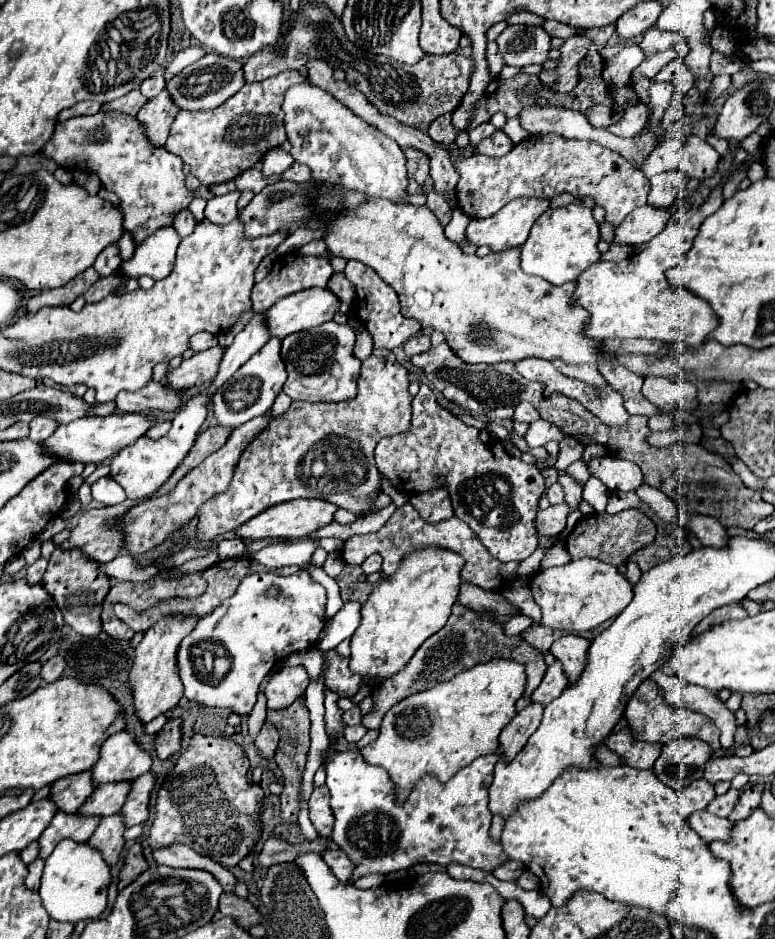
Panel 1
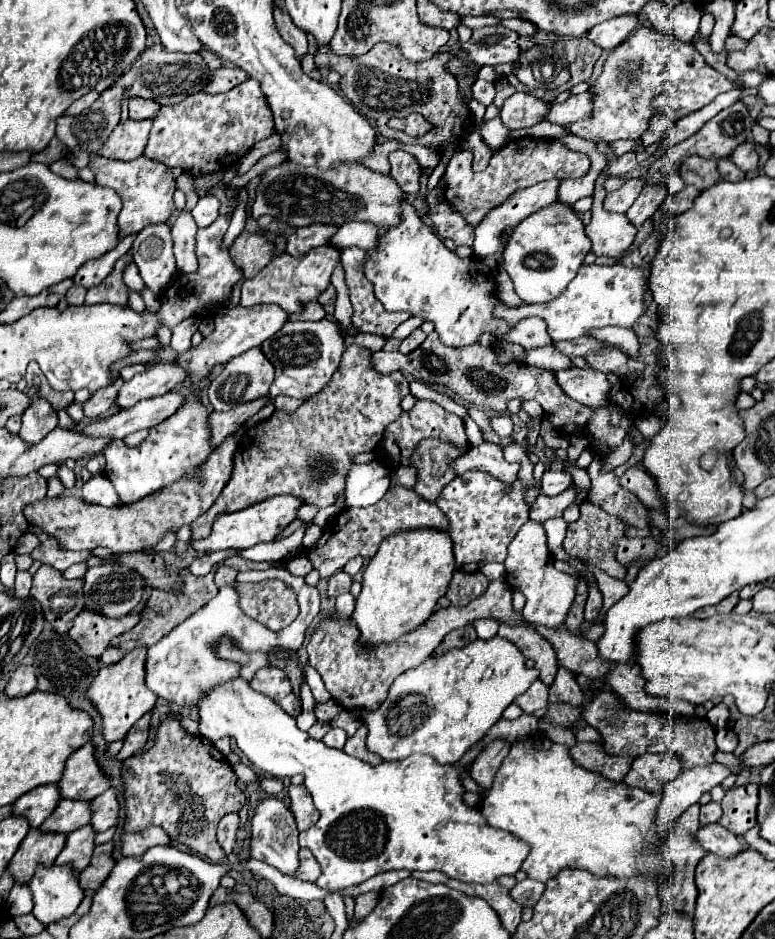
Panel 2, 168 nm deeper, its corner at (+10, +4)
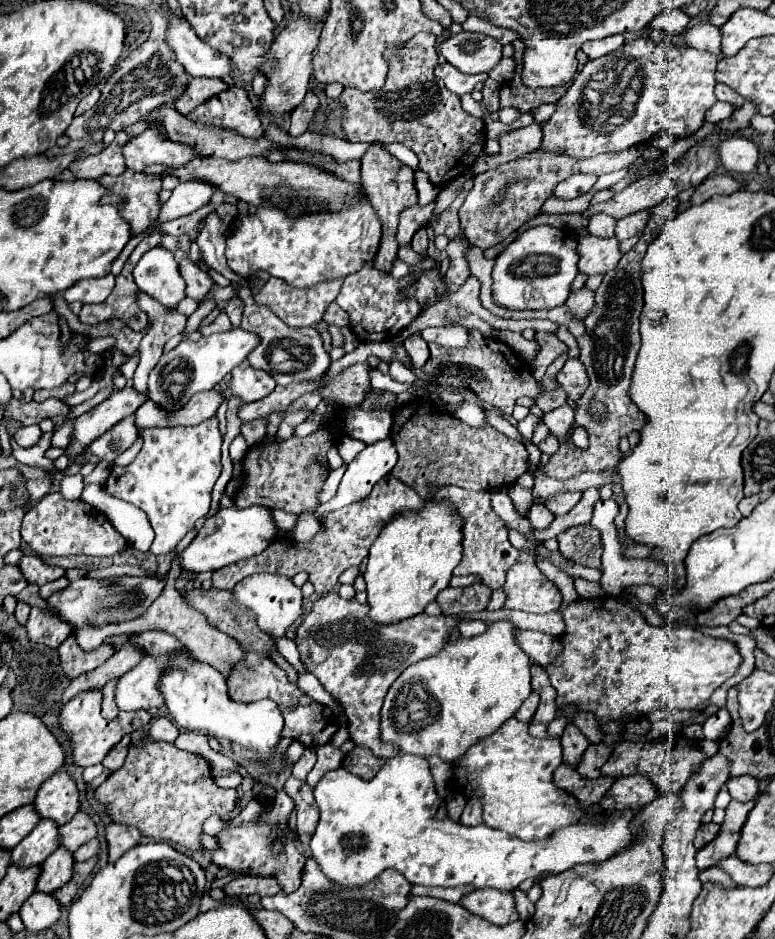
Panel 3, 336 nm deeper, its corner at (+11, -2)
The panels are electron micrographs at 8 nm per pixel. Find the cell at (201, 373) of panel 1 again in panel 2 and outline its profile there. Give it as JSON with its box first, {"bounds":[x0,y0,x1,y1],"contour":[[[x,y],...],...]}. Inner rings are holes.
{"bounds":[116,362,184,410],"contour":[[[156,362],[142,374],[136,374],[132,380],[124,382],[120,394],[116,396],[116,408],[118,410],[132,408],[138,400],[162,396],[182,382],[184,382],[184,370],[180,366],[176,366],[174,362],[170,364]]]}

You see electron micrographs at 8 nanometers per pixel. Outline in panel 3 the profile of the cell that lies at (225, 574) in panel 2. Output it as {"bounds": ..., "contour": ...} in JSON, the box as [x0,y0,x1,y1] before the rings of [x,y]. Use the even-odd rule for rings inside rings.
{"bounds":[211,476,423,594],"contour":[[[387,476],[373,486],[369,502],[349,504],[349,506],[343,506],[343,508],[331,512],[311,542],[299,544],[289,538],[275,540],[273,544],[269,544],[269,548],[265,552],[251,556],[247,560],[233,562],[225,568],[219,568],[211,578],[213,588],[217,588],[217,590],[233,588],[239,580],[243,580],[245,576],[251,576],[255,572],[269,572],[269,574],[279,574],[279,576],[285,574],[287,578],[293,578],[297,572],[307,572],[309,582],[315,586],[315,592],[327,594],[335,588],[339,574],[345,568],[361,564],[361,560],[367,556],[371,544],[375,542],[375,538],[379,536],[383,526],[387,526],[389,520],[393,520],[395,516],[399,516],[403,512],[419,512],[421,508],[423,508],[423,500],[417,496],[417,492],[413,488],[409,488],[407,484],[403,484],[401,480],[397,480],[393,476],[391,478]]]}

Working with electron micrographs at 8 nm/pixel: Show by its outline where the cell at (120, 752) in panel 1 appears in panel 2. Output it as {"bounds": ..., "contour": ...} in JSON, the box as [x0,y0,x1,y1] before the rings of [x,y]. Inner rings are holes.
{"bounds":[58,744,110,802],"contour":[[[84,744],[68,758],[64,766],[64,774],[58,782],[58,792],[62,800],[90,802],[108,788],[110,788],[110,780],[98,768],[94,760],[92,744]]]}

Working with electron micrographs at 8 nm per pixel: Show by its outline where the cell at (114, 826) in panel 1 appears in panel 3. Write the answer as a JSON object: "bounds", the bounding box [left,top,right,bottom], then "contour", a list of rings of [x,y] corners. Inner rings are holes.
{"bounds":[37,848,75,892],"contour":[[[57,848],[45,862],[43,862],[43,870],[41,876],[37,880],[37,890],[41,892],[53,892],[57,888],[61,888],[63,884],[67,884],[73,876],[73,866],[75,866],[75,858],[67,848]]]}

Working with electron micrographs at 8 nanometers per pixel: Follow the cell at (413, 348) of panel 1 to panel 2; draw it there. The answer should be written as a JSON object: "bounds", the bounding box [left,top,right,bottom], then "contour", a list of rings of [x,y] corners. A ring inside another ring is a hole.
{"bounds":[400,328,426,354],"contour":[[[416,328],[416,330],[400,344],[400,352],[402,352],[402,354],[408,354],[408,352],[416,350],[416,348],[424,342],[424,338],[426,338],[426,334],[424,334],[420,328]]]}

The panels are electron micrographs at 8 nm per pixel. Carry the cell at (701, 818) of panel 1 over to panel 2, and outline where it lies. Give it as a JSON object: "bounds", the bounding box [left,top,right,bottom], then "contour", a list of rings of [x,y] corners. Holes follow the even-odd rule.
{"bounds":[698,824,746,858],"contour":[[[708,824],[698,830],[698,842],[706,852],[712,852],[720,858],[732,858],[740,854],[740,850],[746,850],[744,838],[738,838],[730,834],[724,826],[720,824]]]}

